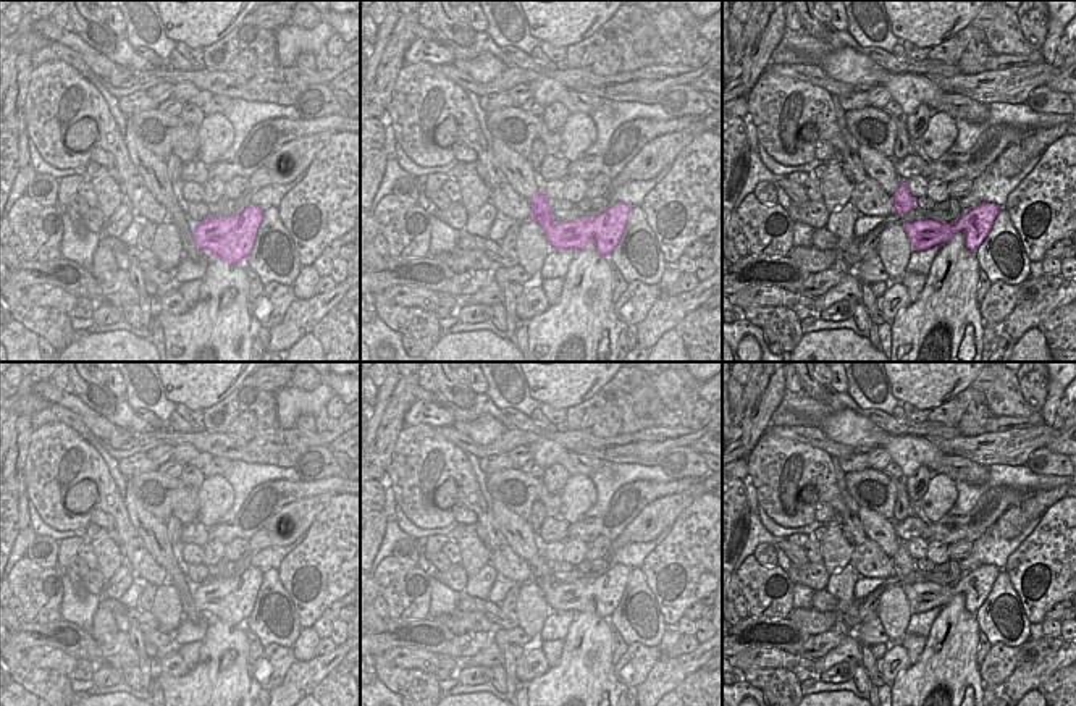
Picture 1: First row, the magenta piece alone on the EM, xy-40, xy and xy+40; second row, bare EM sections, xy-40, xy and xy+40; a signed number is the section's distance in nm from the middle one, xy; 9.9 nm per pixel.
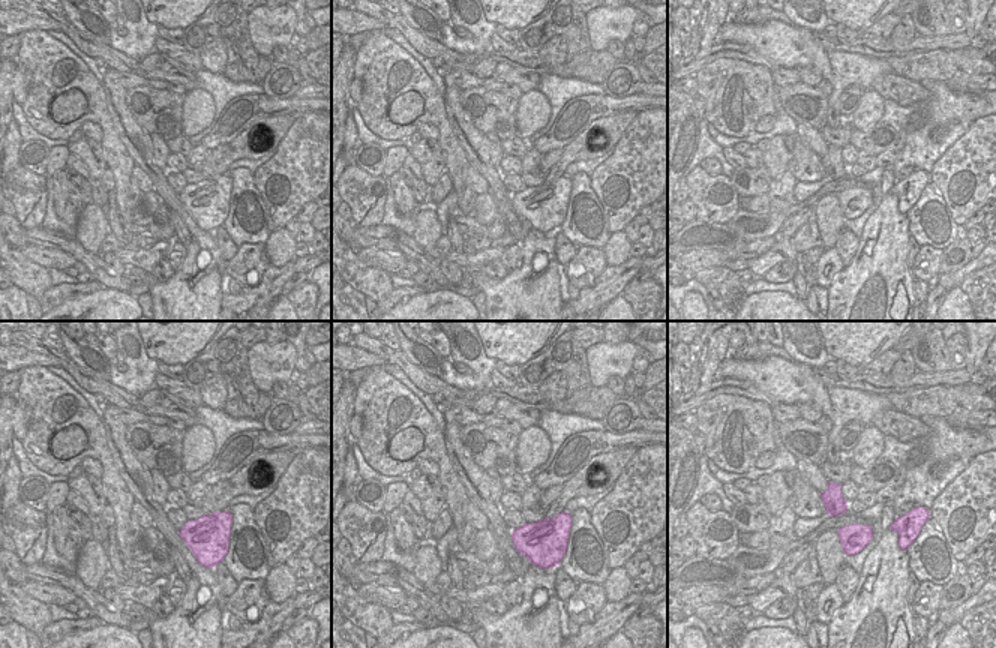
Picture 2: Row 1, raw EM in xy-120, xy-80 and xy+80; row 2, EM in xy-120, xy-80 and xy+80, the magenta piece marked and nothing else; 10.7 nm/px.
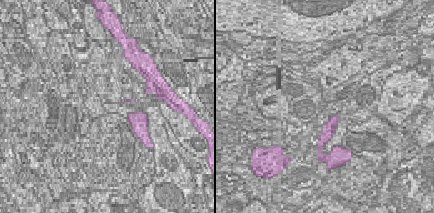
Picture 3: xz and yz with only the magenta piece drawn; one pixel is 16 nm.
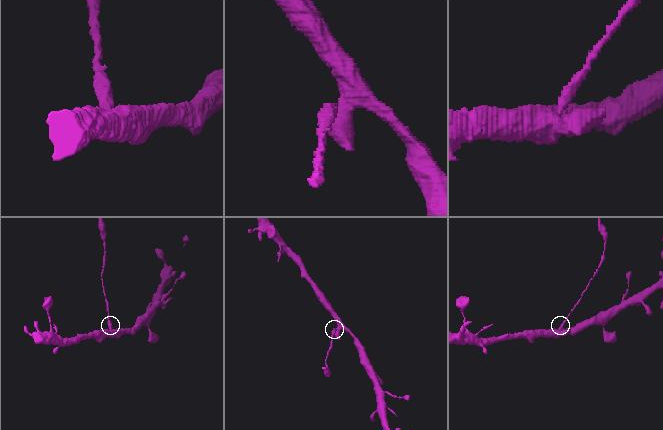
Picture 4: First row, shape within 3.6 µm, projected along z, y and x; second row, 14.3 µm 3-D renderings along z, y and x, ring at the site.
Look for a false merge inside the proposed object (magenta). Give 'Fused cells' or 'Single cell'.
Fused cells

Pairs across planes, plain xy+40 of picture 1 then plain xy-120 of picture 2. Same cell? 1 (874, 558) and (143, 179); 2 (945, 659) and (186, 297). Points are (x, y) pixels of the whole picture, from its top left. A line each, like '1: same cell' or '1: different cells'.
1: same cell
2: same cell

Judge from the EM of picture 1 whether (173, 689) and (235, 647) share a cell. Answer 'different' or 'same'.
same

